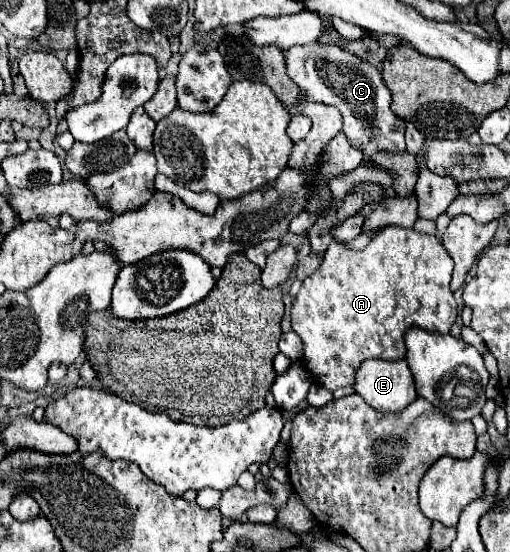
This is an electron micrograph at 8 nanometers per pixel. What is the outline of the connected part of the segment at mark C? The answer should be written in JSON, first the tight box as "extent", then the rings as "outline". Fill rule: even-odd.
{"extent":[284,42,406,158],"outline":[[[312,42],[306,46],[292,46],[284,50],[284,58],[286,74],[308,98],[338,106],[344,116],[344,132],[348,134],[350,142],[362,146],[364,158],[370,158],[370,154],[376,150],[406,150],[404,120],[390,110],[390,90],[386,88],[378,68],[348,52],[340,44]]]}

